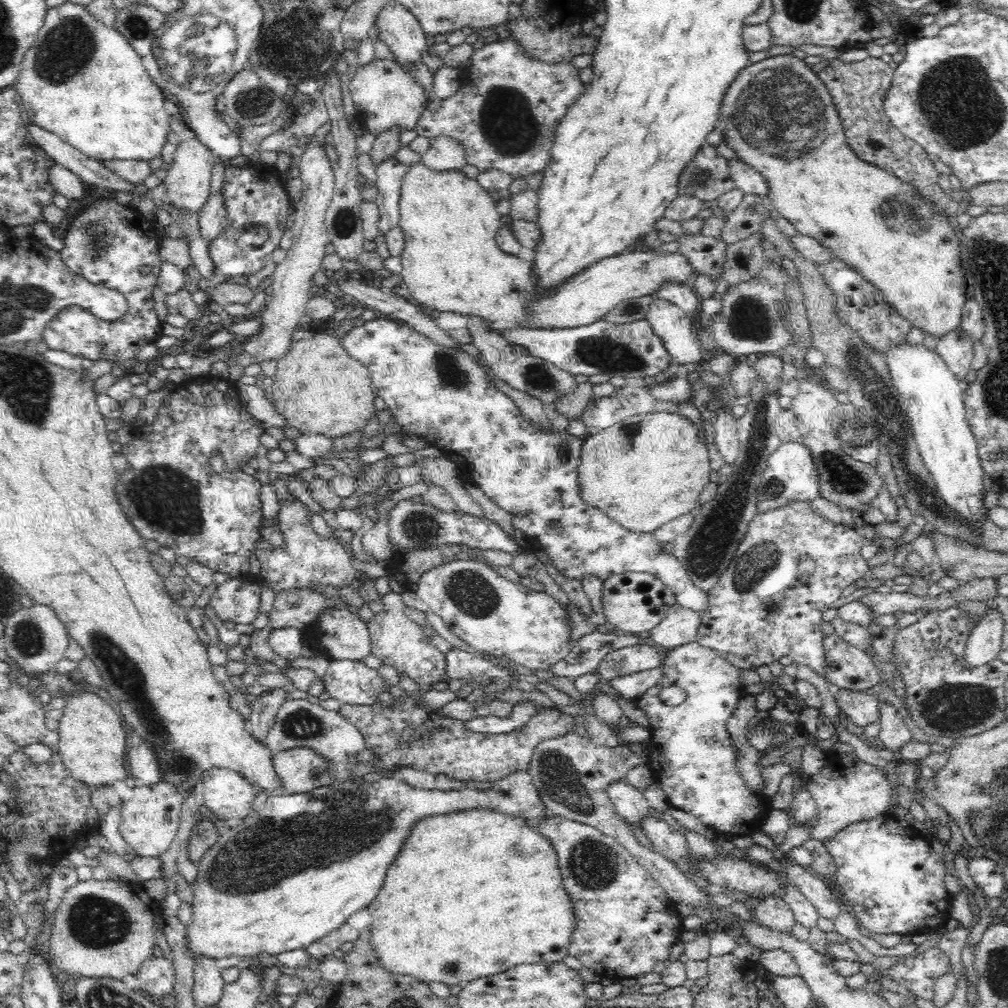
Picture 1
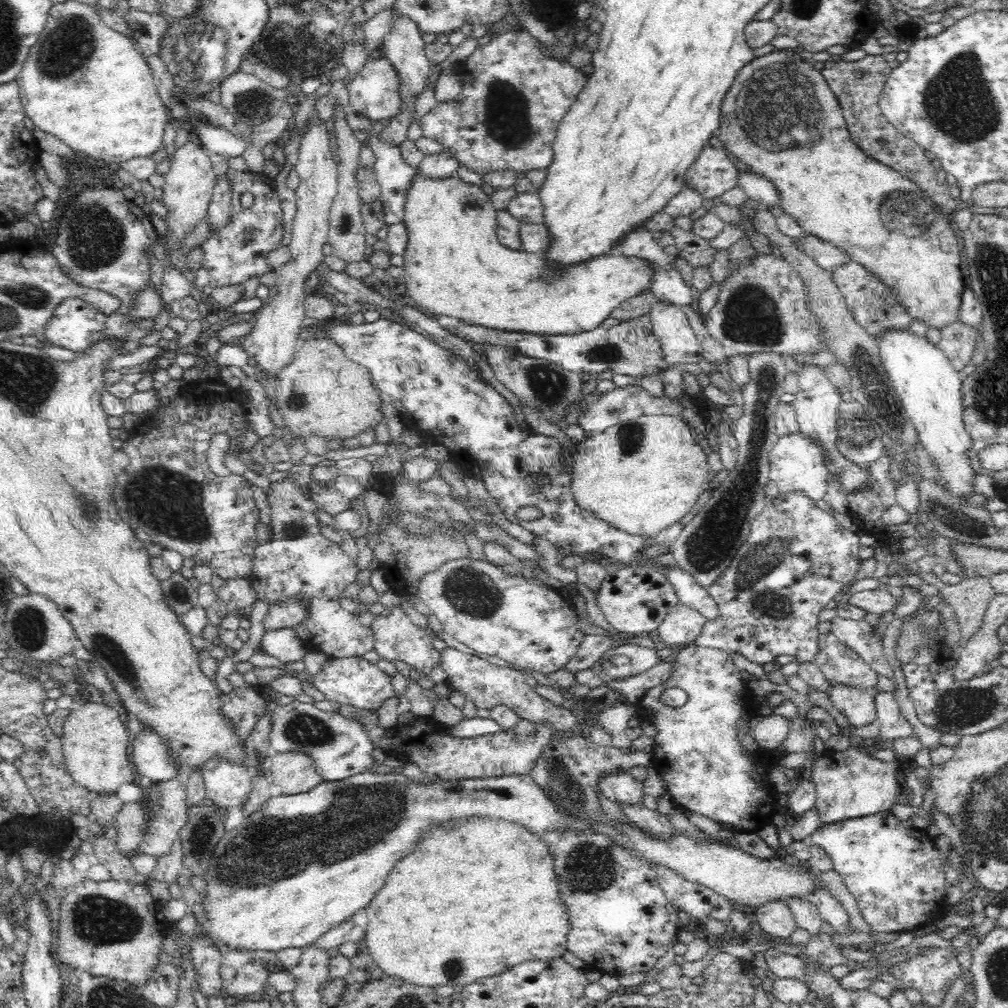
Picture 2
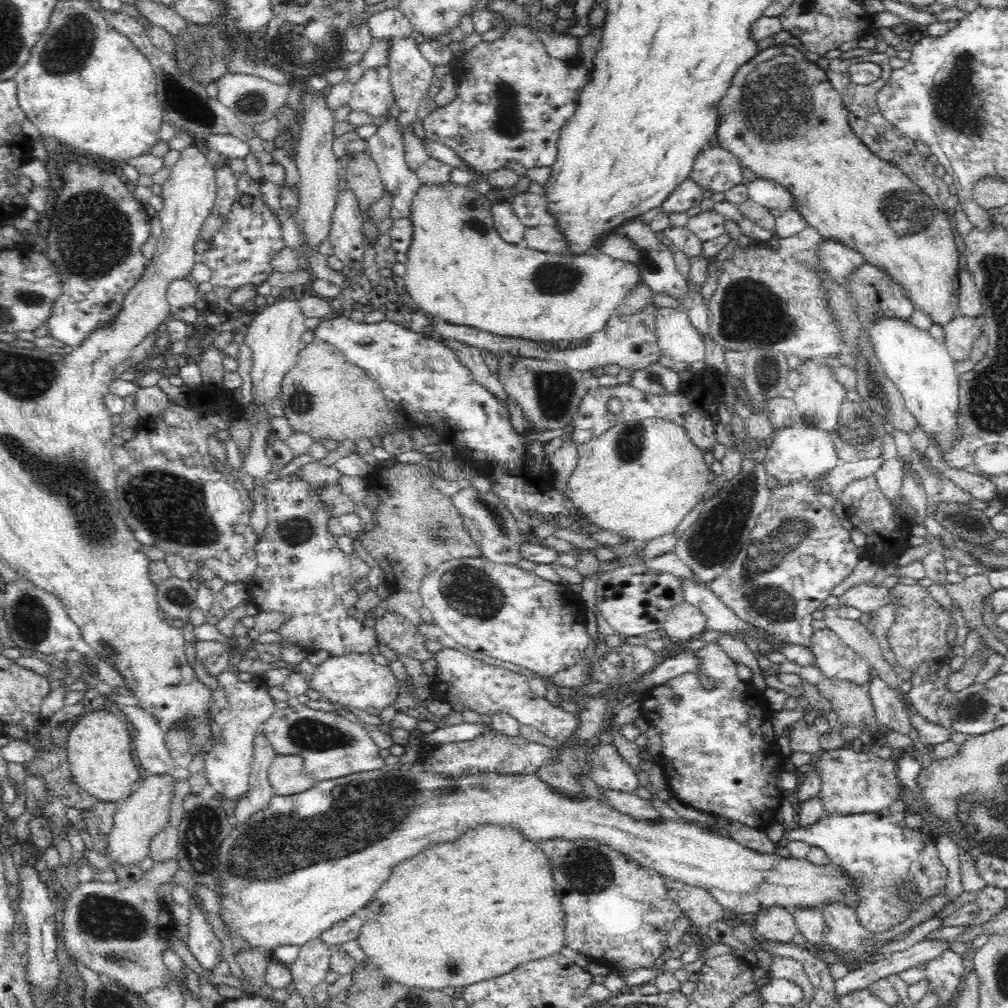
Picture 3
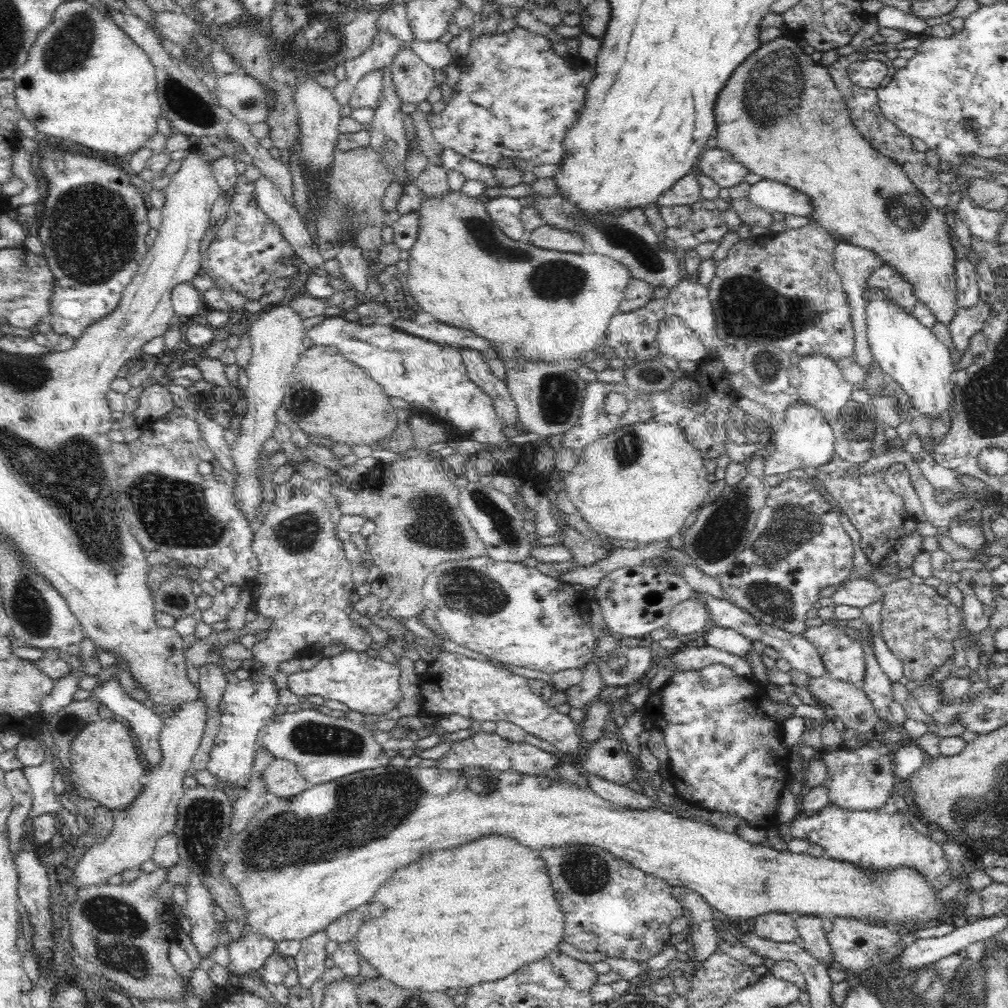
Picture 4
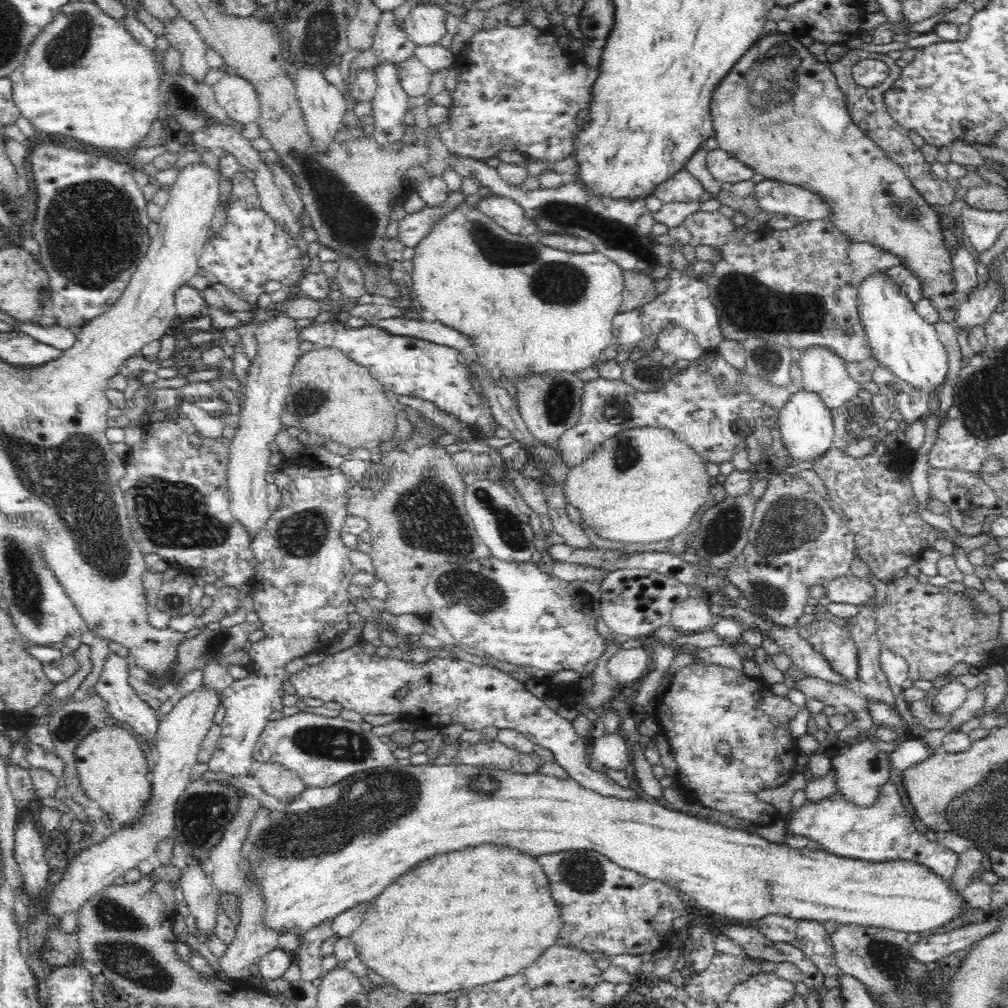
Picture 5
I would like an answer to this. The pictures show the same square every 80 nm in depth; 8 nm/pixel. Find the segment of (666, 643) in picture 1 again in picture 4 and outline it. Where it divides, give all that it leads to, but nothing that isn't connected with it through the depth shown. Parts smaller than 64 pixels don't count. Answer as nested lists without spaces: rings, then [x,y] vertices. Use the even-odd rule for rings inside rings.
[[[690,598],[674,605],[669,614],[667,629],[673,636],[705,635],[710,615],[704,604]]]

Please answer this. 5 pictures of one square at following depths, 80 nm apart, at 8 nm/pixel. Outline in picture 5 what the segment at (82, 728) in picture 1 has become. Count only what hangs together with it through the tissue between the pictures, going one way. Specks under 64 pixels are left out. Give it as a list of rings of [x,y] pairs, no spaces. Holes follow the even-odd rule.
[[[101,725],[92,728],[80,740],[74,756],[77,774],[82,789],[92,801],[98,802],[105,814],[119,820],[118,828],[126,828],[140,818],[140,812],[150,798],[152,784],[146,754],[138,743],[139,739],[117,725]]]

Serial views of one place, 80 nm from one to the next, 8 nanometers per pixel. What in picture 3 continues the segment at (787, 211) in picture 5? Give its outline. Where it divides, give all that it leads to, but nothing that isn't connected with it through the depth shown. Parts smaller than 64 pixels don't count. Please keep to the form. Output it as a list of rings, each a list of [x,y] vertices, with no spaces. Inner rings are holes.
[[[757,178],[746,184],[746,186],[750,200],[761,204],[768,211],[778,209],[785,212],[795,208],[795,197],[774,180]]]

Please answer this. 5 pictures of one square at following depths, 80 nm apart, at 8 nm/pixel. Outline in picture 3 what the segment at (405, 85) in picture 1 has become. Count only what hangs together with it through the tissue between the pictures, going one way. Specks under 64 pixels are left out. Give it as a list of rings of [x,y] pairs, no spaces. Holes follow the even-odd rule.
[[[388,65],[364,70],[360,80],[354,84],[351,95],[352,98],[349,100],[351,110],[362,110],[374,118],[386,114],[395,103]]]

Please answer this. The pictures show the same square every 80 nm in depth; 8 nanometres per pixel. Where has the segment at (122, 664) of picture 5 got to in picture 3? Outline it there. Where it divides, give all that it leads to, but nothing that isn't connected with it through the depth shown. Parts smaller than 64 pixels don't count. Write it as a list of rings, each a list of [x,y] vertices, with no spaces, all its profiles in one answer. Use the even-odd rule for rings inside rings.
[[[114,694],[110,696],[110,702],[128,715],[131,727],[131,738],[134,741],[134,756],[147,776],[160,776],[170,774],[176,780],[188,779],[189,770],[181,768],[175,763],[164,740],[164,728],[158,719],[152,714],[140,709],[138,706],[126,706],[118,704]]]

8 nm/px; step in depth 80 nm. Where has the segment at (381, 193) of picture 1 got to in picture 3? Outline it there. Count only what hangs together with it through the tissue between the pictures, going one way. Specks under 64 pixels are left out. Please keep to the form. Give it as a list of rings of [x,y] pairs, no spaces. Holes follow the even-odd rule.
[[[387,119],[386,122],[377,126],[375,135],[372,135],[367,140],[367,150],[370,151],[369,154],[372,156],[372,159],[378,164],[385,190],[393,197],[390,210],[390,218],[393,221],[409,217],[414,196],[421,188],[416,172],[410,170],[405,162],[402,132],[403,130],[400,127],[400,123],[398,123],[398,119]]]

